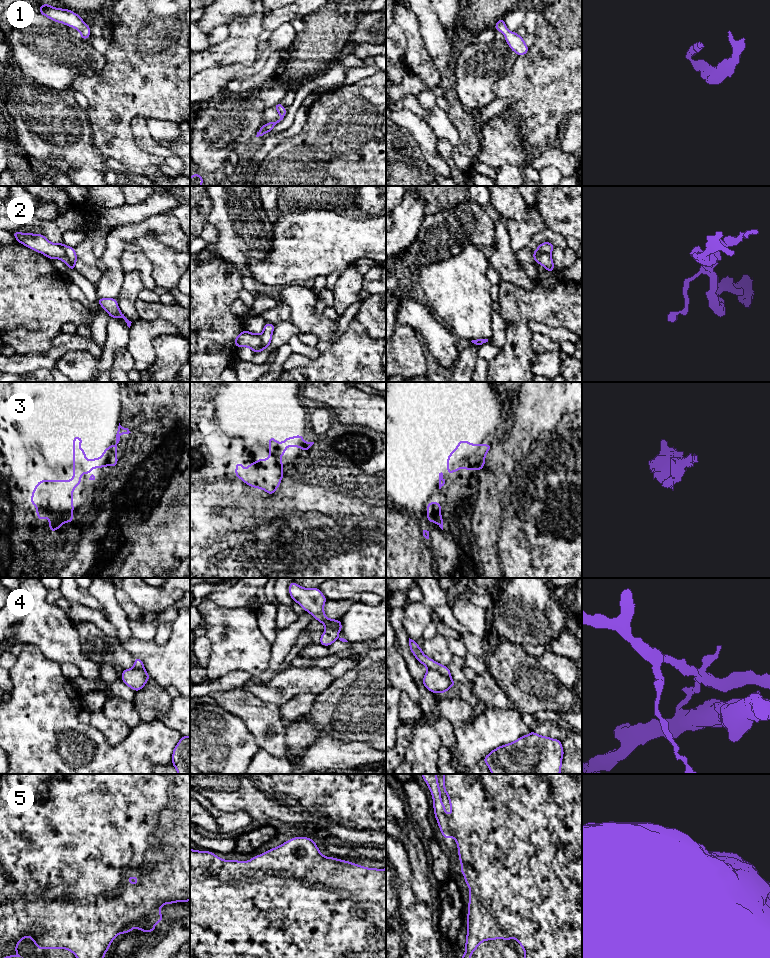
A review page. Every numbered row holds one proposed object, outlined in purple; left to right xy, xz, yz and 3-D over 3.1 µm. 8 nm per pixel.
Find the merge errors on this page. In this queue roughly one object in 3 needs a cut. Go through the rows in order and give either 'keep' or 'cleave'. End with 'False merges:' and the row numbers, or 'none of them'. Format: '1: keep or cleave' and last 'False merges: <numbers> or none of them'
1: keep
2: cleave
3: keep
4: cleave
5: keep
False merges: 2, 4

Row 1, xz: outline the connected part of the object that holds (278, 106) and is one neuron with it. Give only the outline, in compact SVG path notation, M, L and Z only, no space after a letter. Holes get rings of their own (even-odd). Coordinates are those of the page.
M281 102L277 103L274 107L280 115L280 119L276 122L269 122L267 124L264 124L257 132L256 137L263 136L266 133L272 131L277 123L279 123L287 114L287 110L284 108L284 106L281 104Z

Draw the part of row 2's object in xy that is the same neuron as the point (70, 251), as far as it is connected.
M61 242L60 245L64 248L65 253L66 253L67 257L69 258L69 260L73 264L75 264L76 261L78 260L75 249L73 247L66 246L63 242Z

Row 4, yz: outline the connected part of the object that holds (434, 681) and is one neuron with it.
M427 669L422 682L430 692L442 694L445 694L447 690L456 685L451 677L442 675L436 669Z

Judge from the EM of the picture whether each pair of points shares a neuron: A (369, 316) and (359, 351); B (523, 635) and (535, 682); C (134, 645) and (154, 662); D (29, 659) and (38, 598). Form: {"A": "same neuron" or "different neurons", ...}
{"A": "different neurons", "B": "different neurons", "C": "same neuron", "D": "different neurons"}

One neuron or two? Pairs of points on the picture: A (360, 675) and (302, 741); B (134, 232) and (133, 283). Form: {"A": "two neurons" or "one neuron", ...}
{"A": "one neuron", "B": "two neurons"}

